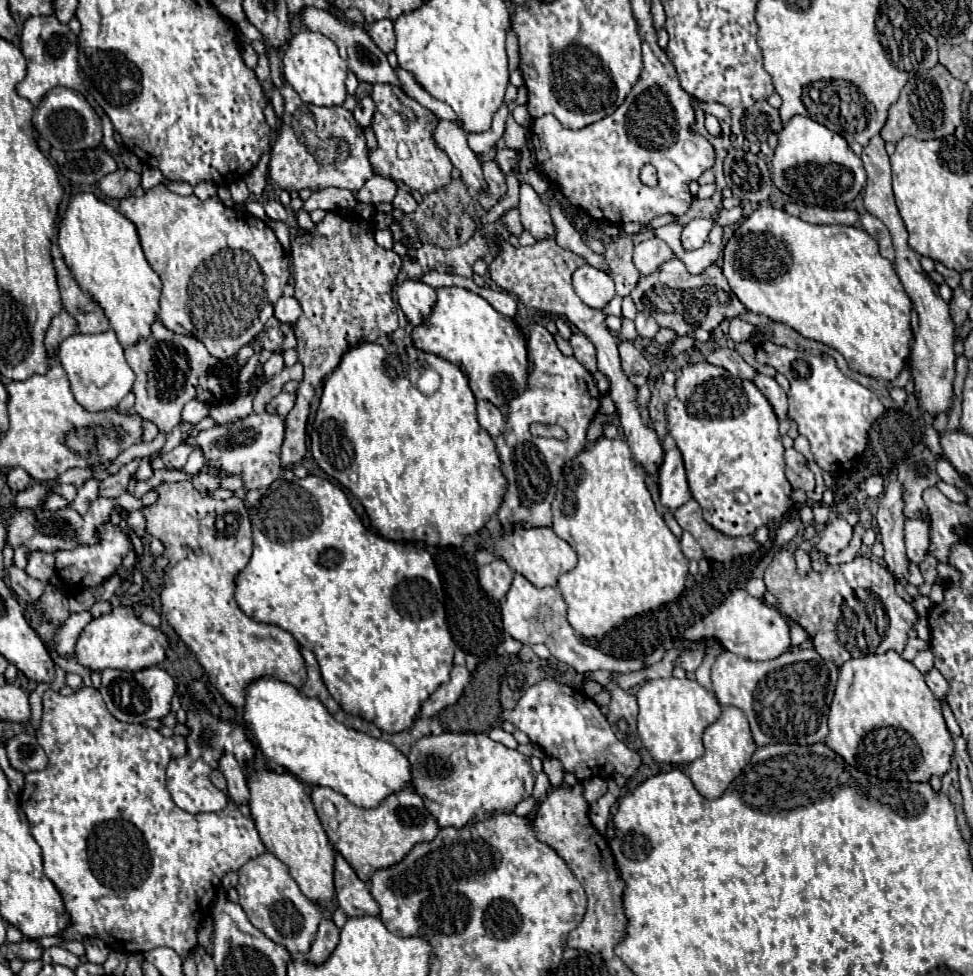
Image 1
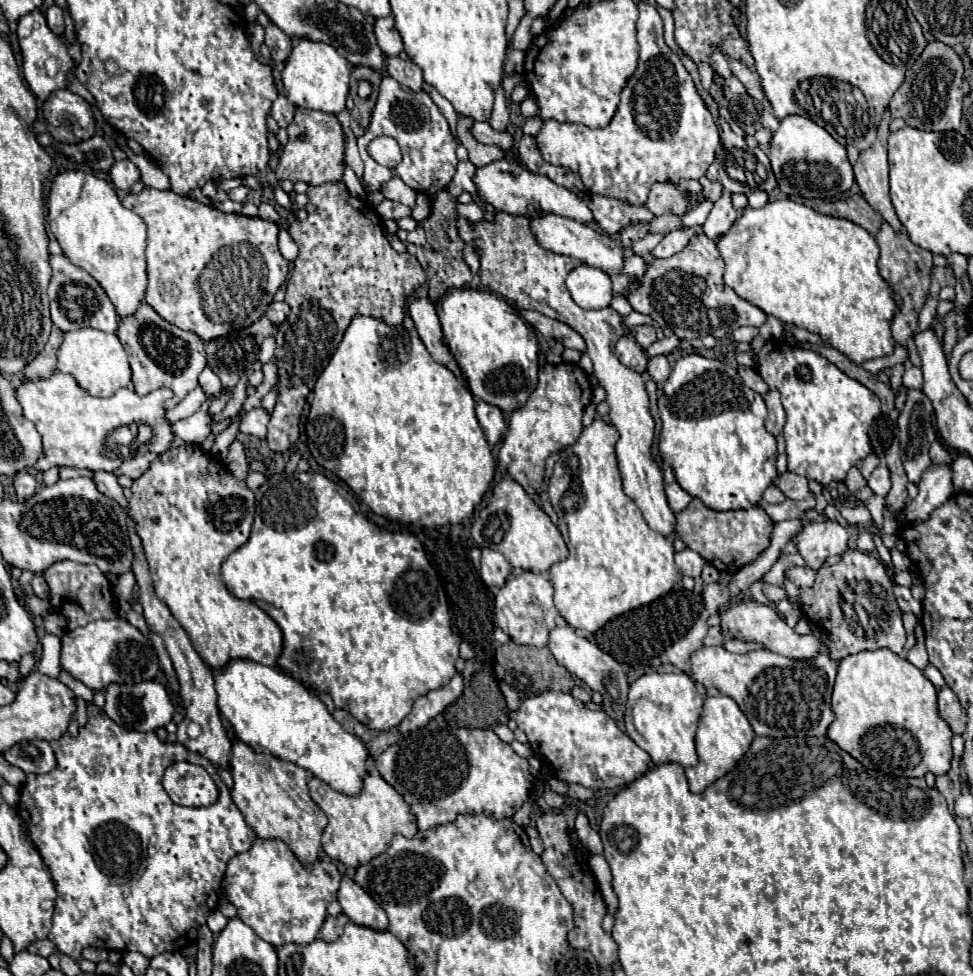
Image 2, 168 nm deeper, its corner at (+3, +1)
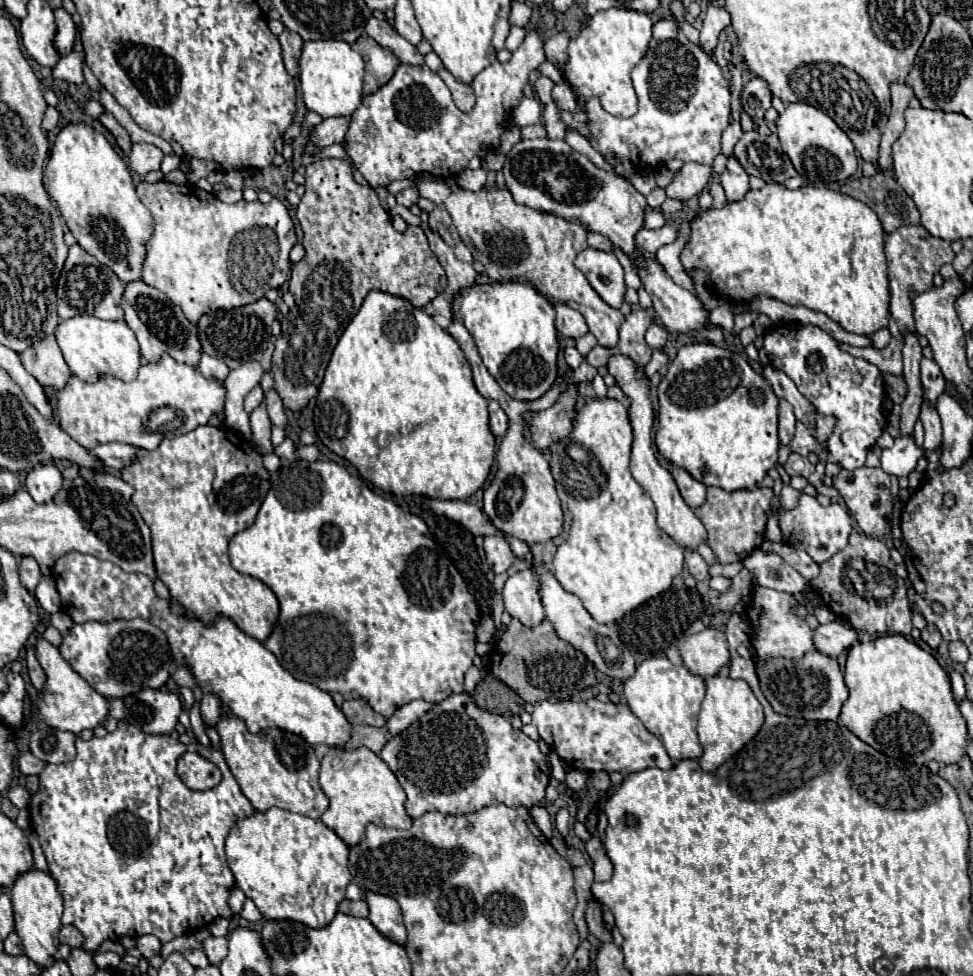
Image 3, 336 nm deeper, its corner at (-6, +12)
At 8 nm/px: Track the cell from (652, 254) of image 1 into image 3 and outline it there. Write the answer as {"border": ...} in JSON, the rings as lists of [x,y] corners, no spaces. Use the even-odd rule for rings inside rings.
{"border":[[[647,208],[645,210],[645,226],[647,228],[661,228],[665,226],[665,216],[661,214],[661,210],[653,210],[653,208]]]}

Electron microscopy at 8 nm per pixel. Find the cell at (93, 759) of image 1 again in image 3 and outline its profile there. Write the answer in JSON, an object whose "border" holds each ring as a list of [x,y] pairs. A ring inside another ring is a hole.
{"border":[[[127,720],[119,722],[117,730],[113,734],[107,734],[103,738],[97,738],[93,736],[91,740],[81,740],[77,738],[77,756],[75,760],[71,762],[65,762],[65,764],[47,764],[43,768],[43,772],[39,774],[41,778],[41,786],[39,790],[31,796],[31,804],[29,804],[29,814],[31,814],[31,824],[33,824],[33,830],[43,846],[43,852],[47,856],[47,864],[49,864],[49,870],[51,870],[51,876],[57,880],[57,888],[61,892],[61,898],[63,898],[63,918],[61,922],[63,924],[73,924],[75,928],[81,930],[81,934],[85,936],[85,950],[95,950],[99,944],[103,944],[105,940],[119,940],[123,936],[131,936],[131,938],[137,938],[137,936],[143,936],[143,934],[153,934],[157,936],[163,944],[177,938],[177,936],[183,936],[183,934],[193,934],[205,926],[209,926],[215,918],[233,918],[233,912],[229,908],[229,896],[231,896],[231,890],[235,886],[235,876],[227,864],[227,858],[225,858],[225,834],[229,834],[229,826],[233,826],[233,822],[237,818],[243,818],[245,814],[253,814],[253,806],[251,802],[245,798],[245,794],[241,792],[239,784],[235,782],[223,754],[215,748],[205,748],[201,746],[201,756],[207,758],[209,762],[213,762],[215,766],[219,766],[223,778],[221,782],[211,788],[211,790],[203,790],[203,792],[191,792],[179,778],[177,774],[177,760],[183,752],[187,750],[197,750],[197,748],[189,748],[185,744],[181,744],[179,740],[171,738],[171,736],[151,736],[151,734],[145,734],[143,730],[131,726]]]}

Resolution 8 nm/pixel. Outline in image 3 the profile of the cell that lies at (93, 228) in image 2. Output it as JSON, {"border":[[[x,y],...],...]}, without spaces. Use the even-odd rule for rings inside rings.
{"border":[[[71,122],[55,138],[45,168],[47,192],[61,210],[79,246],[111,268],[121,282],[141,280],[145,242],[153,230],[153,218],[141,204],[131,172],[103,132],[83,122]]]}

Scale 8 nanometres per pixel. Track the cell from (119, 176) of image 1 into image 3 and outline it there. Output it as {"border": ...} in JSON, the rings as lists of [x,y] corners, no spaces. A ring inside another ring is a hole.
{"border":[[[137,142],[137,144],[133,144],[133,150],[129,154],[129,166],[137,174],[145,176],[151,170],[159,170],[163,156],[165,154],[157,146],[147,144],[147,142]]]}

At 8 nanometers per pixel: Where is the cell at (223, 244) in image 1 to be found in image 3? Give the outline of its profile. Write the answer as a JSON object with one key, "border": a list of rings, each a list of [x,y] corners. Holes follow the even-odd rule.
{"border":[[[165,180],[157,184],[139,182],[137,194],[153,214],[153,236],[145,244],[141,280],[167,294],[167,298],[183,310],[189,322],[197,324],[197,318],[209,310],[237,308],[257,302],[267,290],[279,288],[287,280],[291,270],[289,252],[297,242],[297,234],[285,204],[277,198],[273,198],[269,204],[245,200],[239,200],[237,204],[225,204],[197,186],[177,186]]]}

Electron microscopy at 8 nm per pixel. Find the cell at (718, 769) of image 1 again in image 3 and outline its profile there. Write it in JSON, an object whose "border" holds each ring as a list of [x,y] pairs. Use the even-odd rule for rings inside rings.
{"border":[[[711,676],[705,680],[705,686],[707,696],[703,700],[697,724],[699,742],[703,746],[703,756],[699,764],[705,772],[715,772],[725,760],[737,754],[737,750],[741,750],[757,734],[763,724],[763,706],[759,704],[745,680],[733,680],[729,676]]]}

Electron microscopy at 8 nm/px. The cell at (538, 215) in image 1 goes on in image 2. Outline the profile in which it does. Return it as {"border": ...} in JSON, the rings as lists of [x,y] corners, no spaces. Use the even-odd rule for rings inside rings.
{"border":[[[536,213],[530,217],[530,231],[534,235],[534,239],[538,241],[538,245],[542,245],[548,251],[560,253],[560,255],[568,255],[568,257],[576,257],[582,263],[590,265],[590,267],[598,267],[606,273],[616,273],[622,269],[624,265],[624,251],[622,247],[618,247],[618,243],[614,239],[610,239],[608,235],[578,223],[574,219],[566,219],[566,217],[558,217],[556,221],[552,221],[552,217],[558,217],[556,213]]]}

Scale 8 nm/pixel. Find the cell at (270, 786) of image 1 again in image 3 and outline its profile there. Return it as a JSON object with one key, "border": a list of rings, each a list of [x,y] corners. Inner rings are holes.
{"border":[[[223,716],[215,724],[215,730],[221,738],[225,762],[253,808],[267,810],[269,806],[281,806],[283,810],[305,814],[309,818],[321,818],[329,806],[329,800],[317,784],[319,758],[309,742],[279,728],[265,728],[257,734],[251,734],[235,716]]]}

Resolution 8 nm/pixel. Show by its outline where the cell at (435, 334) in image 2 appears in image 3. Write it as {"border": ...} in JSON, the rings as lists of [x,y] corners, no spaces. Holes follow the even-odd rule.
{"border":[[[455,322],[447,328],[449,334],[453,334],[453,338],[459,342],[461,350],[465,352],[467,362],[471,364],[473,370],[473,382],[477,386],[477,390],[485,396],[485,398],[493,398],[501,404],[501,408],[505,410],[507,418],[509,418],[509,430],[503,436],[499,450],[497,450],[497,474],[493,478],[493,482],[485,488],[483,494],[483,510],[489,516],[489,520],[503,532],[513,534],[529,544],[537,544],[537,542],[547,542],[555,536],[561,534],[563,530],[563,510],[561,510],[561,502],[557,498],[557,490],[555,490],[555,482],[549,470],[549,462],[545,460],[545,456],[525,438],[525,416],[523,414],[531,414],[531,412],[539,412],[543,408],[549,408],[557,402],[557,396],[561,396],[563,392],[569,390],[569,384],[579,382],[591,382],[598,374],[597,369],[591,366],[585,358],[578,368],[572,369],[569,382],[557,384],[555,388],[551,388],[545,396],[541,396],[539,400],[531,400],[531,402],[521,402],[511,398],[497,382],[495,378],[487,372],[487,368],[481,362],[481,356],[477,352],[477,346],[471,338],[471,334],[467,332],[467,328],[461,322]],[[519,478],[521,478],[521,496],[519,496]]]}

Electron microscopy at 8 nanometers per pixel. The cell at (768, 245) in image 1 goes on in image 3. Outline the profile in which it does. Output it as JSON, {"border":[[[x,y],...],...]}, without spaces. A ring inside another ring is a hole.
{"border":[[[771,182],[771,184],[765,184],[761,190],[749,190],[743,200],[727,202],[723,208],[697,210],[697,214],[691,218],[689,226],[691,226],[689,242],[681,250],[681,264],[689,272],[693,272],[693,270],[707,272],[709,280],[711,280],[711,290],[719,298],[723,298],[727,302],[733,300],[737,304],[749,304],[757,296],[767,296],[767,298],[773,298],[773,300],[781,300],[781,302],[785,302],[789,306],[805,306],[809,310],[823,312],[833,322],[837,322],[843,330],[855,332],[855,334],[867,334],[867,336],[875,334],[879,328],[887,326],[887,322],[889,322],[889,280],[887,280],[887,260],[885,260],[885,252],[883,252],[883,236],[885,236],[885,232],[881,230],[877,214],[873,214],[873,210],[867,204],[863,204],[861,200],[857,200],[853,196],[833,192],[825,185],[804,186],[797,188],[797,190],[789,190],[783,184]]]}

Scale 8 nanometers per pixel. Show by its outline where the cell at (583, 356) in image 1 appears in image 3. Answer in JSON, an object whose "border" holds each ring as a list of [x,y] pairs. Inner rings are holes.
{"border":[[[557,304],[555,306],[555,312],[557,312],[557,330],[563,336],[569,336],[569,338],[575,338],[577,340],[577,338],[581,338],[583,334],[589,332],[587,322],[581,316],[581,312],[569,308],[567,304]]]}

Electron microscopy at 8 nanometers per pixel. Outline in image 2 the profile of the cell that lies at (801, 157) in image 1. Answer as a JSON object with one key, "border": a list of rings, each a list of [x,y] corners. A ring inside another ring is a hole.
{"border":[[[788,115],[782,119],[770,145],[770,163],[778,187],[792,197],[836,199],[854,183],[854,169],[848,161],[846,147],[842,147],[824,127],[816,125],[808,117]]]}

